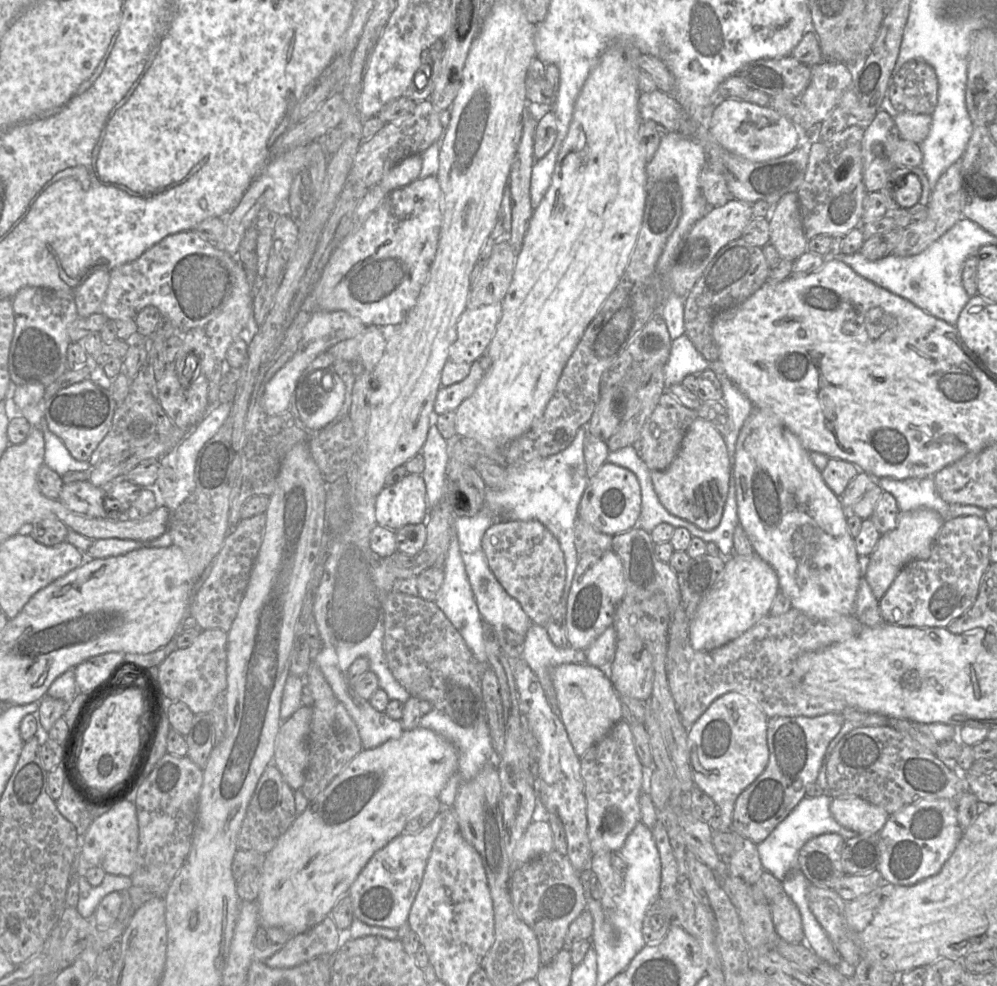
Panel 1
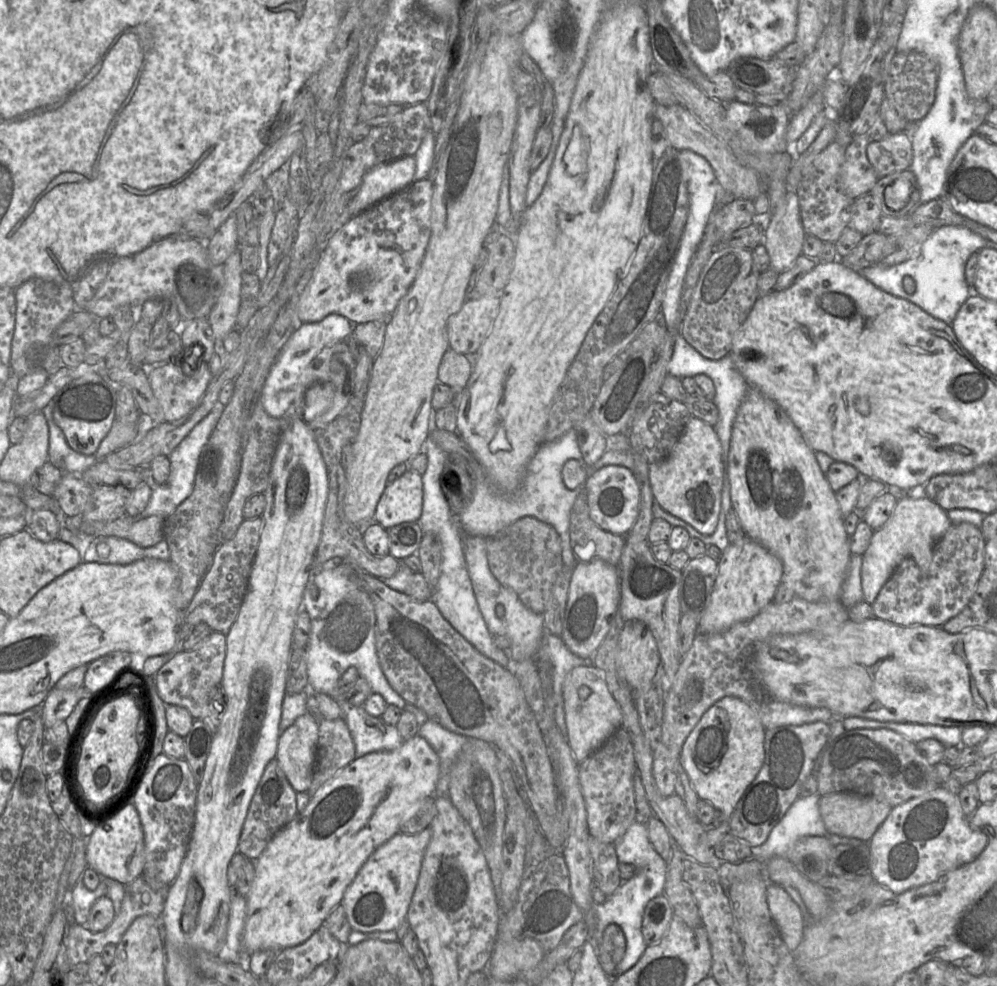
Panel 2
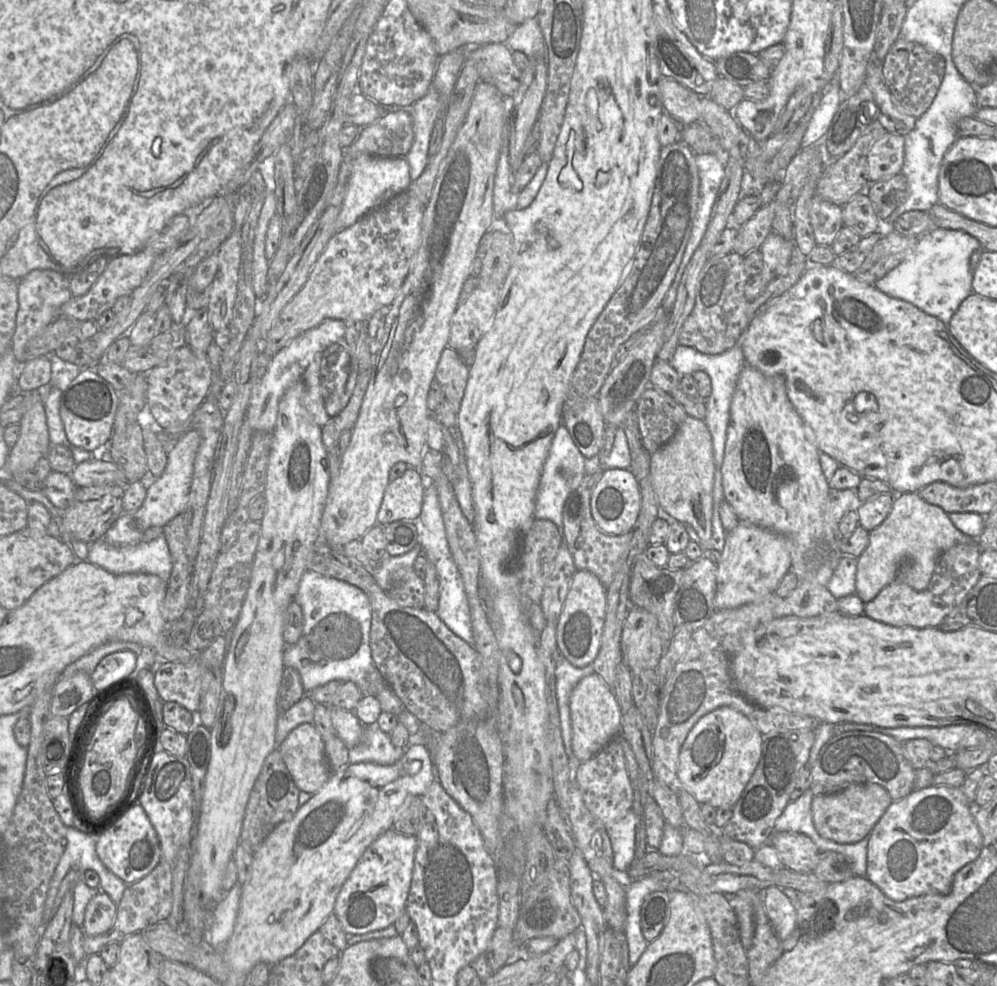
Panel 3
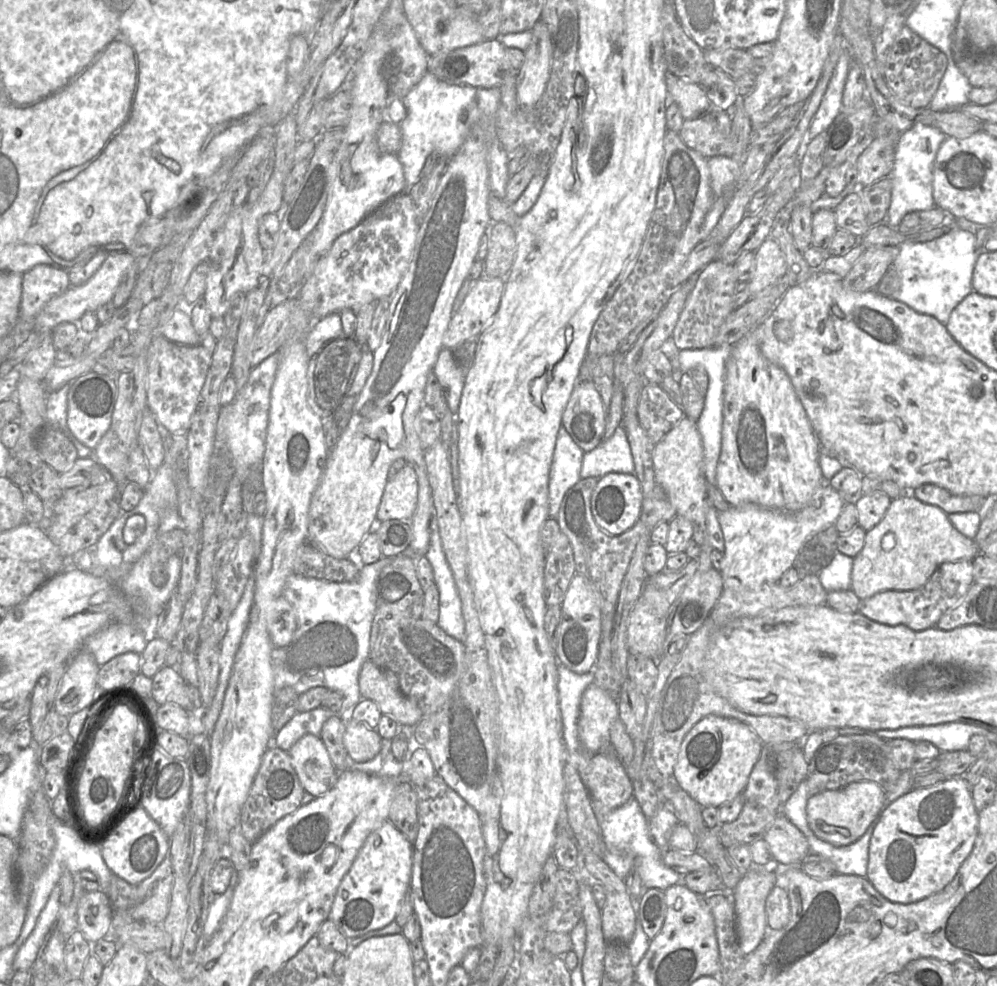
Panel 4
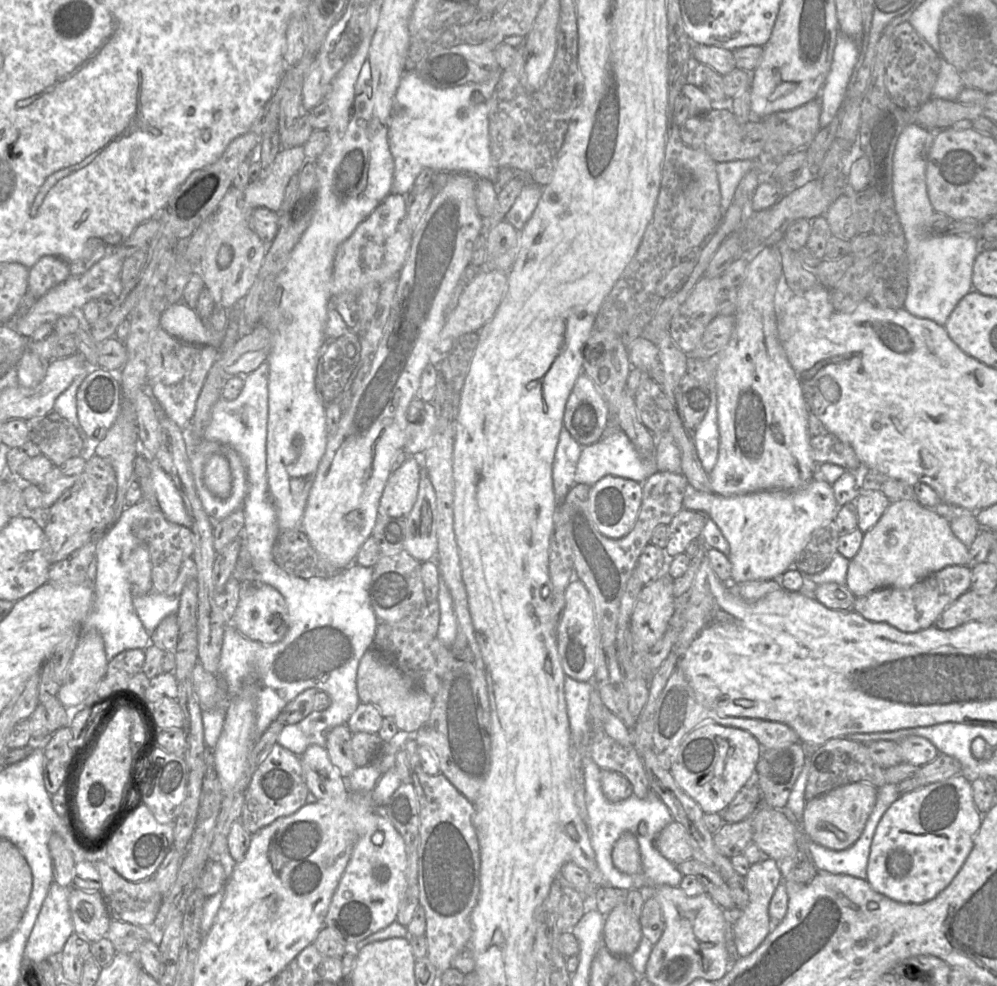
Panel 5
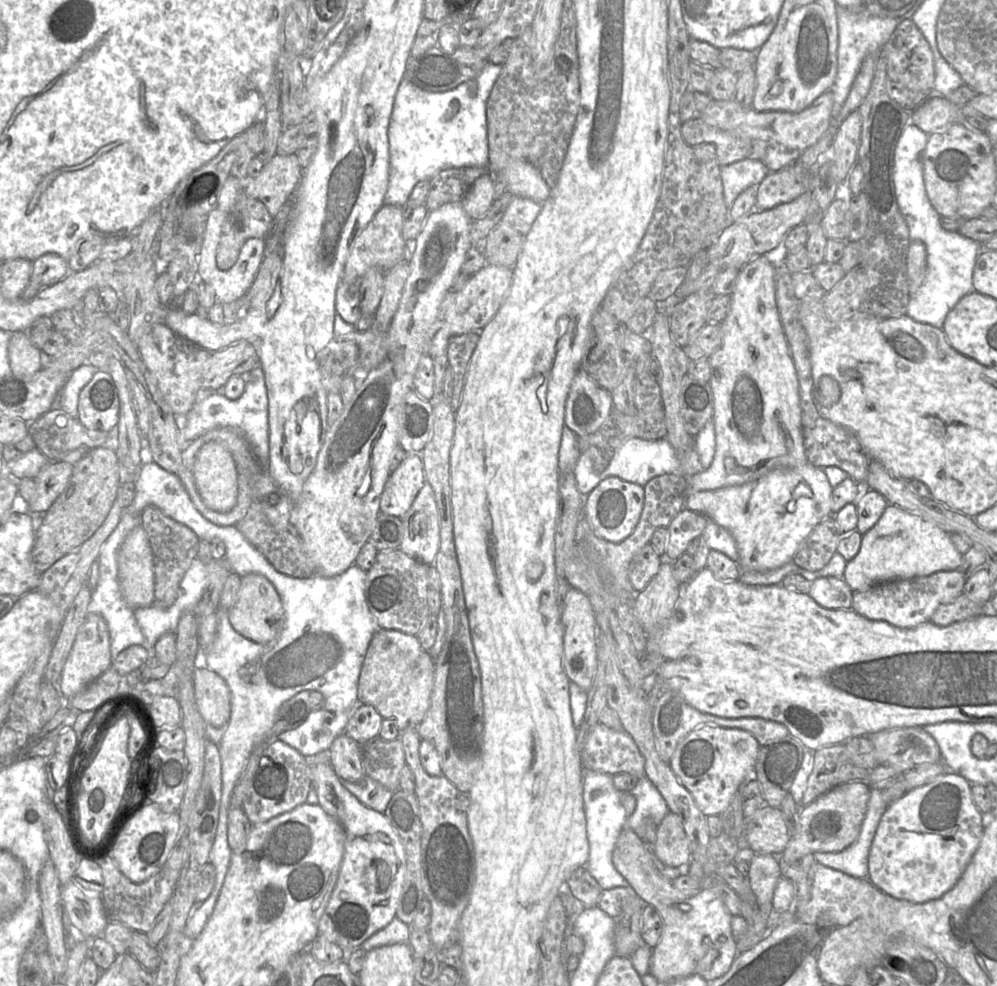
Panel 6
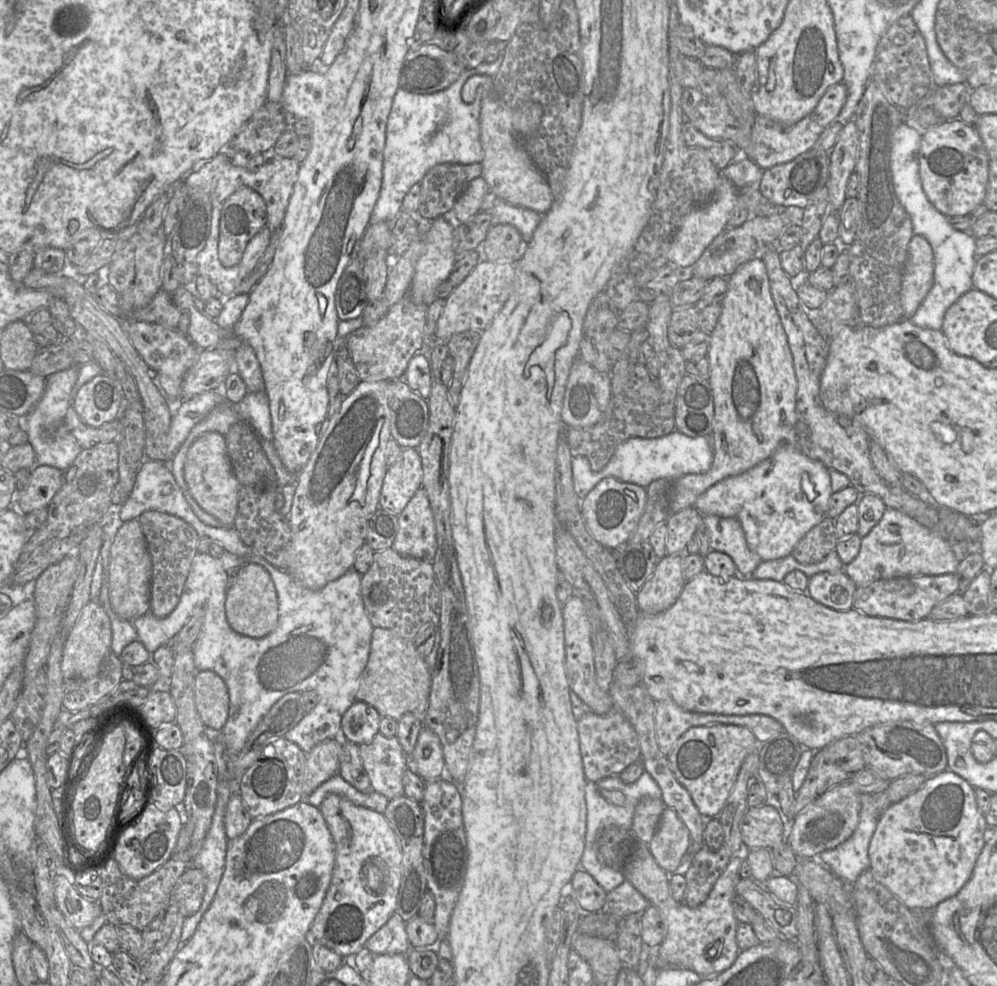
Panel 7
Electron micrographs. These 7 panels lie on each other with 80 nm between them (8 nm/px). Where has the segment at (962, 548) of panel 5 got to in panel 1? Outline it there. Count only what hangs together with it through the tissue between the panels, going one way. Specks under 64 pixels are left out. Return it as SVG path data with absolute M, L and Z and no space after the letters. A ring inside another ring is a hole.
M929 509L899 512L896 527L880 536L870 555L866 580L878 601L884 596L905 565L913 560L925 560L930 556L933 541L944 522L937 512Z

